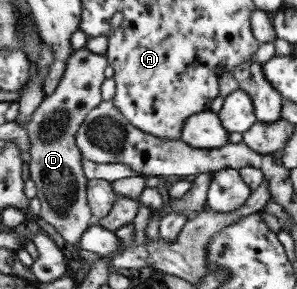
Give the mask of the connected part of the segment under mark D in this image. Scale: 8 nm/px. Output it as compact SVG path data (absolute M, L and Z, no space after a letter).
M85 47L75 49L56 91L46 95L26 125L31 139L29 175L41 201L40 216L75 247L80 245L82 235L96 220L87 196L89 180L84 173L83 155L76 134L90 111L102 103L106 65L105 54L92 53Z

